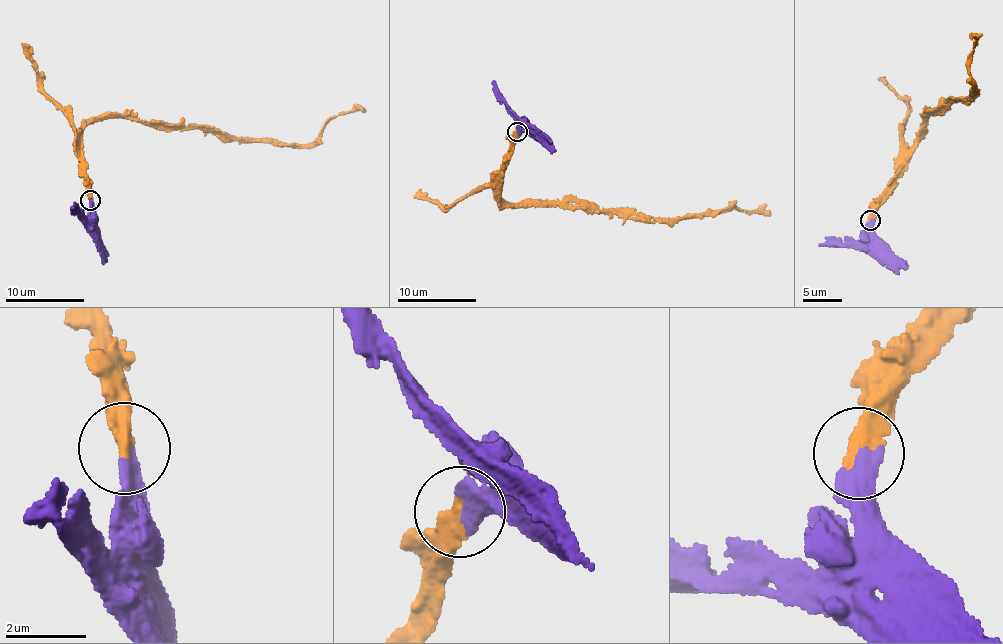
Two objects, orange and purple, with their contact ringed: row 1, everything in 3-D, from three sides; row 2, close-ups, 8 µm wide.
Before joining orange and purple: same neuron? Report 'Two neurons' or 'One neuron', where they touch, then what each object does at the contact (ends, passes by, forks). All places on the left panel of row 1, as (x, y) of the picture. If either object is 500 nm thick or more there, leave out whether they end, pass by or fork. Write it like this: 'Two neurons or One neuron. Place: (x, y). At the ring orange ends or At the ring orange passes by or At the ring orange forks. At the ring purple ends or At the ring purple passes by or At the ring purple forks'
One neuron. Place: (90, 200)

